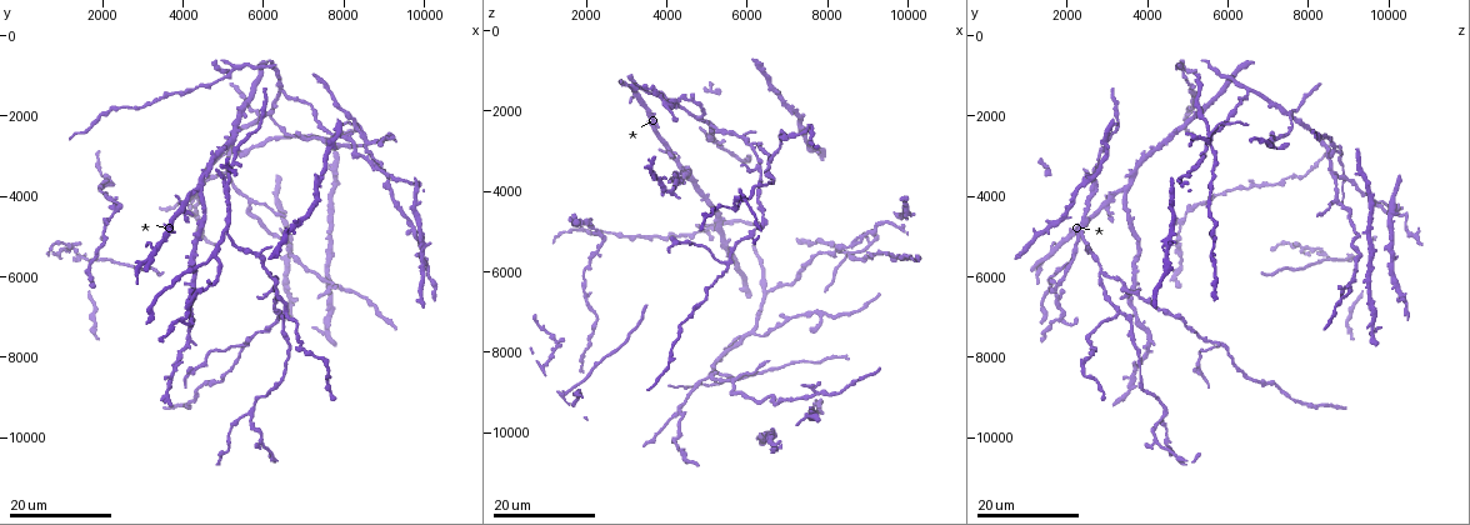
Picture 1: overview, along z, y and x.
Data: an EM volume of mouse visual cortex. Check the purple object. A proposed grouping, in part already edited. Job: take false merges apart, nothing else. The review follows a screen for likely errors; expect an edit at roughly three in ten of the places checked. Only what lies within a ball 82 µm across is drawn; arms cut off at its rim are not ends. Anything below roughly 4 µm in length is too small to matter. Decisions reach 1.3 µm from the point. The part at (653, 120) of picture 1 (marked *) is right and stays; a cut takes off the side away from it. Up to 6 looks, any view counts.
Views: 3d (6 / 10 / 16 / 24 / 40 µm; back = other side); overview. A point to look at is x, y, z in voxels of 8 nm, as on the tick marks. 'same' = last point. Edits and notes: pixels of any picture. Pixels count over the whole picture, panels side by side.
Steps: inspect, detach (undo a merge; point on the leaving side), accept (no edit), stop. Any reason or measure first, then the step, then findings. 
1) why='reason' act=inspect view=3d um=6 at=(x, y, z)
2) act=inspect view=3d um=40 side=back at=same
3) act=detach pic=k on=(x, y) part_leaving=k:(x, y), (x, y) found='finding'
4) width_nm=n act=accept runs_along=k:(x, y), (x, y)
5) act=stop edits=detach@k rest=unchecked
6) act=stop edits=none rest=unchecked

why='three-way junction' act=inspect view=3d um=24 at=(5950, 5450, 2650)

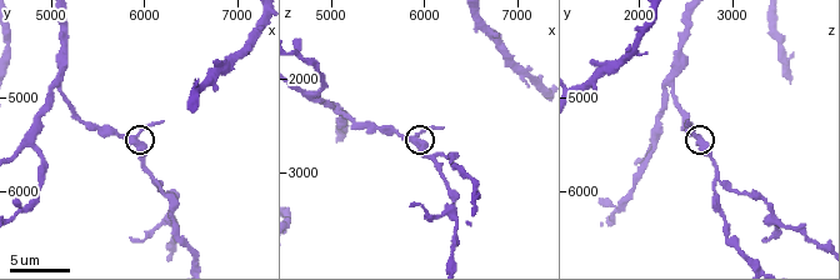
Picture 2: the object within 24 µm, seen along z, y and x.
why='closer look' act=inspect view=3d um=10 at=(5900, 5450, 2650)

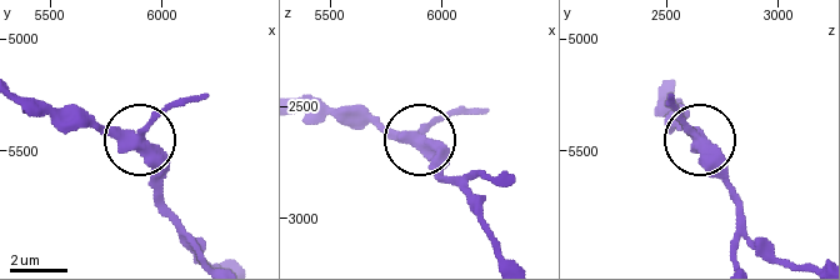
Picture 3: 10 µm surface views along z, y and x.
act=inspect view=3d um=6 at=(5910, 5450, 2650)

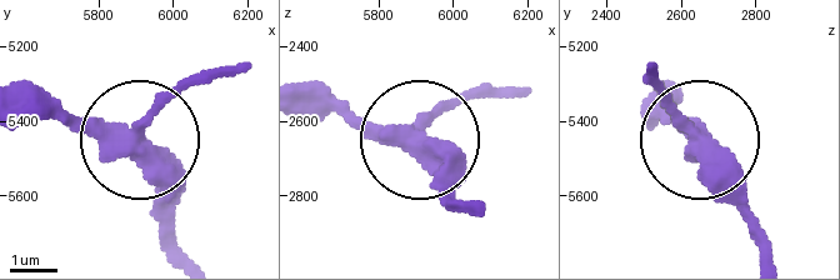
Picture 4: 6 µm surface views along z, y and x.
side_arm_um=41 act=accept runs_along=4:(26, 85), (130, 136), (201, 78) found='one cell here'

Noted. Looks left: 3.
why='two arms in line, one across' act=inspect view=3d um=6 at=(6900, 4600, 1750)

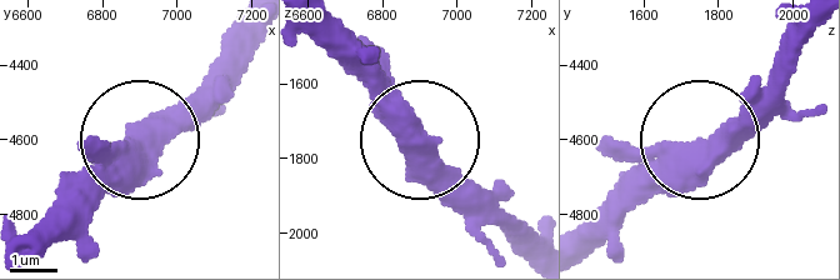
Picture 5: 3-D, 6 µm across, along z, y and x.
arms=3 act=accept found='all the same cell'

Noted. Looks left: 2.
why='thin arm on a thick one' act=inspect view=3d um=16 at=(7850, 2800, 7100)

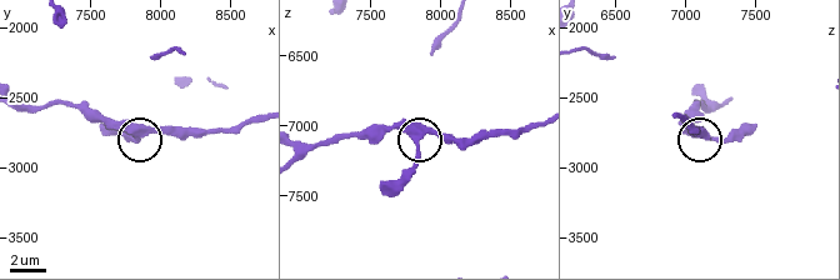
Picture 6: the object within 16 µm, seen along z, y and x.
why='closer look' act=inspect view=3d um=6 at=(7840, 2780, 7100)

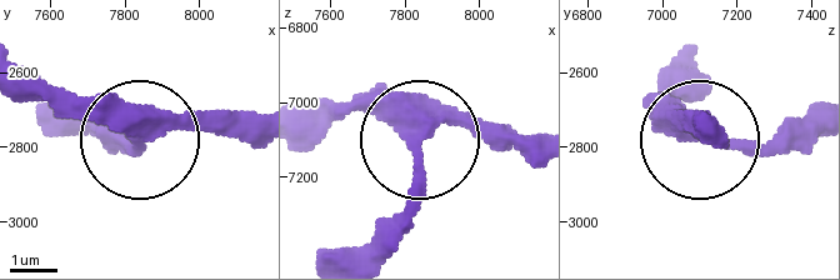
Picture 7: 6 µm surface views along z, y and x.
arms=4 act=accept runs_along=7:(23, 66), (143, 138), (110, 138) found='all the same cell'

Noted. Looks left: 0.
act=stop edits=none rest=unchecked

